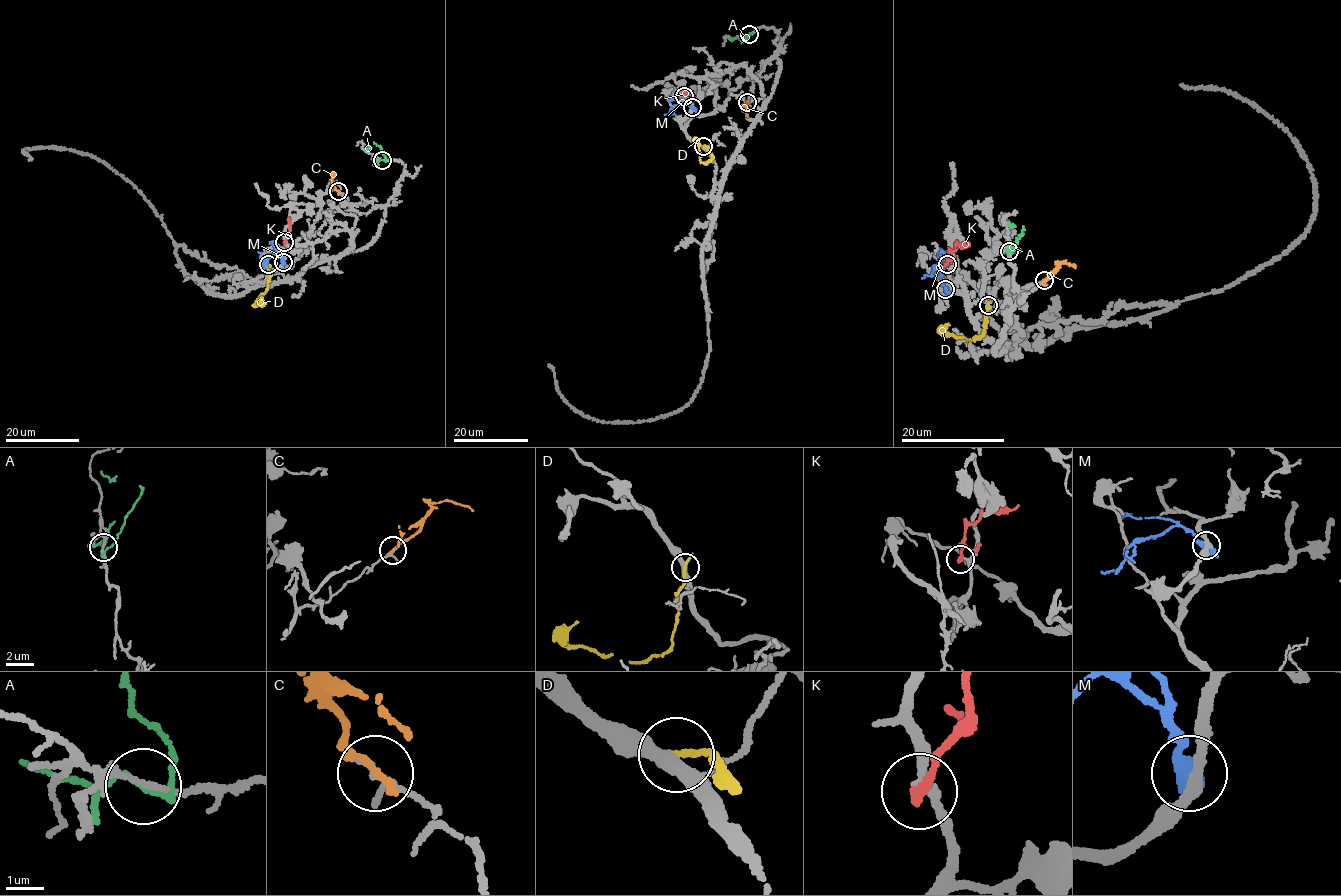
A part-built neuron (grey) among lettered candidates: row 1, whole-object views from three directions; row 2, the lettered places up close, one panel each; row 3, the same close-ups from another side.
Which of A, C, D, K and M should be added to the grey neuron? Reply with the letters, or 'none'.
none

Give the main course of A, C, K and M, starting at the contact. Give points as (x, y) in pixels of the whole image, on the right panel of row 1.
A: (1008, 251), (1014, 248), (1023, 228), (1008, 222)
C: (1044, 280), (1060, 262), (1065, 261), (1074, 266)
K: (947, 263), (949, 251), (957, 245), (969, 243)
M: (945, 290), (940, 277), (942, 268), (933, 267), (942, 261), (945, 250)

